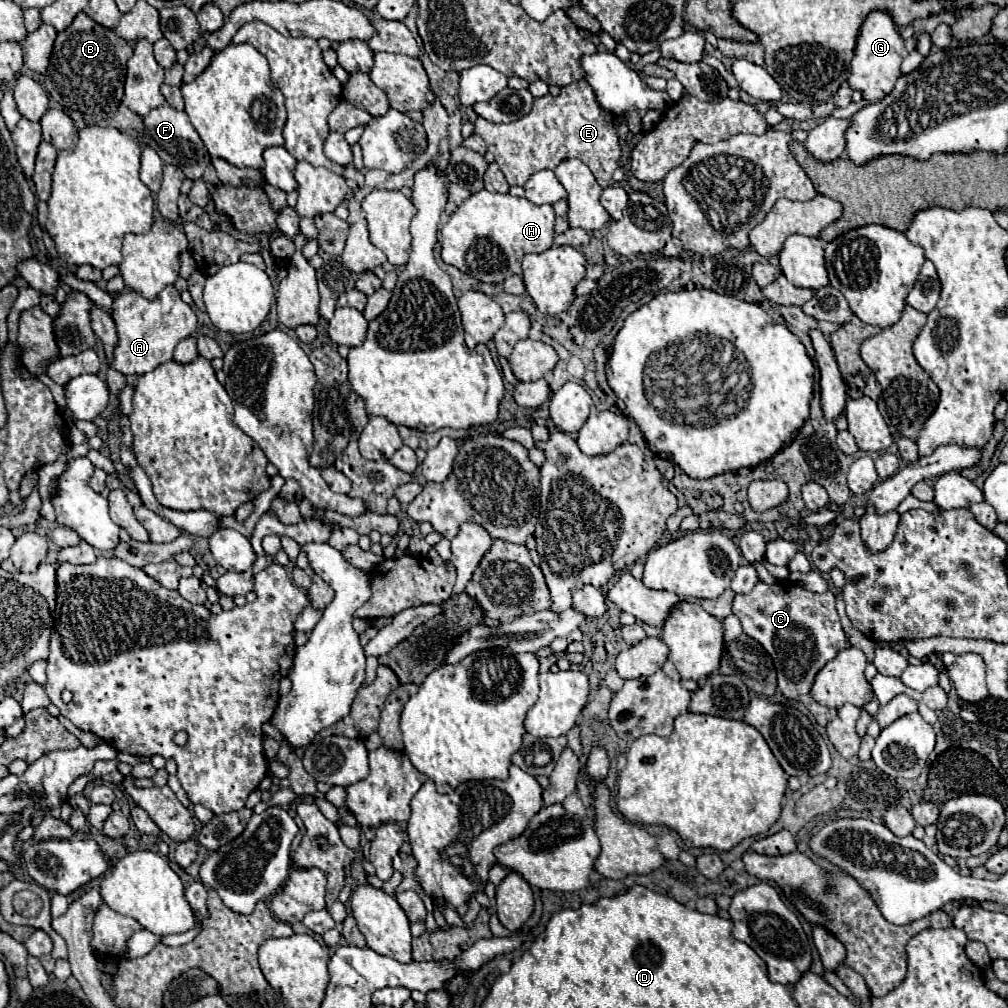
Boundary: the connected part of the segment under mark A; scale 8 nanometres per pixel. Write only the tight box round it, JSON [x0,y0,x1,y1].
[109,286,197,376]

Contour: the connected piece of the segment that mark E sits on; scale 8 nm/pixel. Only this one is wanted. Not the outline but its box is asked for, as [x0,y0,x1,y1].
[475,80,621,188]

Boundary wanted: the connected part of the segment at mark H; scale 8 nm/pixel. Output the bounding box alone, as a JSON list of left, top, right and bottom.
[441,190,555,284]

